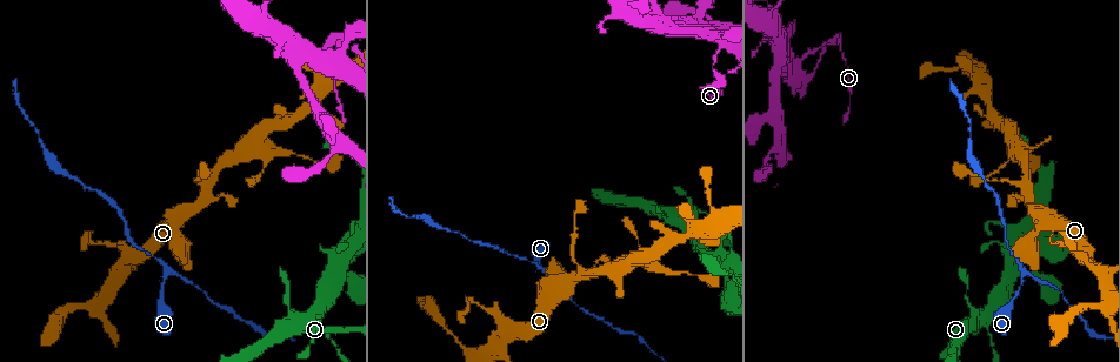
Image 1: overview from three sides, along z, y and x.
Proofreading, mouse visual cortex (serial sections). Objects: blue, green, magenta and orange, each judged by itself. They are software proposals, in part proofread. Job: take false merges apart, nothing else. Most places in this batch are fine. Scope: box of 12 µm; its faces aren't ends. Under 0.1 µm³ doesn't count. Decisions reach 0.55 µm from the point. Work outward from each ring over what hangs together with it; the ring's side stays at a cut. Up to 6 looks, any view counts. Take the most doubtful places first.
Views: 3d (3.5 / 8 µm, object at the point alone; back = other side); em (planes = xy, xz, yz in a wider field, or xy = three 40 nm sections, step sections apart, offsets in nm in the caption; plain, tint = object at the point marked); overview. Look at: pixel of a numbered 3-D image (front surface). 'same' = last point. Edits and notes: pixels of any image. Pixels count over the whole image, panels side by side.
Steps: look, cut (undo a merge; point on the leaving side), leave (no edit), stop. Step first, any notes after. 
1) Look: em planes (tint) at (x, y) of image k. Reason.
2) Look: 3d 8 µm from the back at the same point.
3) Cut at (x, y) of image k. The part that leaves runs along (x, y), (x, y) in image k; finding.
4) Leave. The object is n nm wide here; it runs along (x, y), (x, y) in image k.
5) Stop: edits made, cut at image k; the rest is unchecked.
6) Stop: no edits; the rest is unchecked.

Look: 3d 3.5 µm at (543, 269) of image 1.

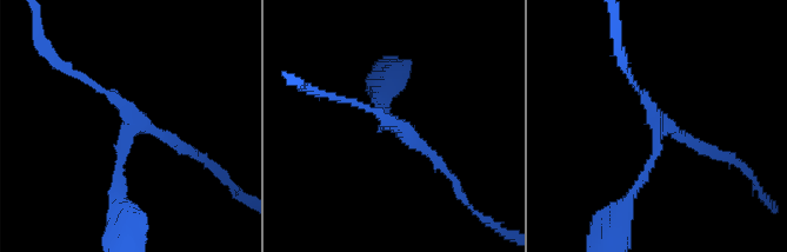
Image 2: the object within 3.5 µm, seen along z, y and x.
Look: em planes (tint) at (393, 126) of image 2.

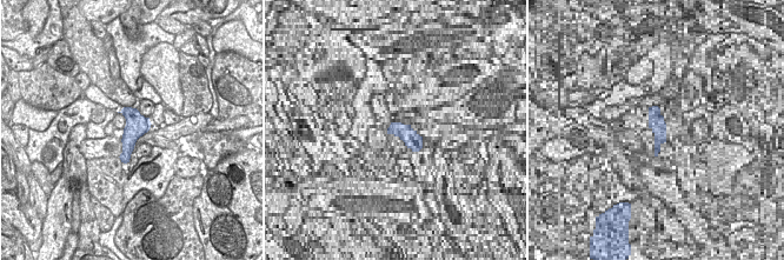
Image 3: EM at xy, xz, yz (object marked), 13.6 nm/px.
Look: em xy step 3 (tint) at the same point.

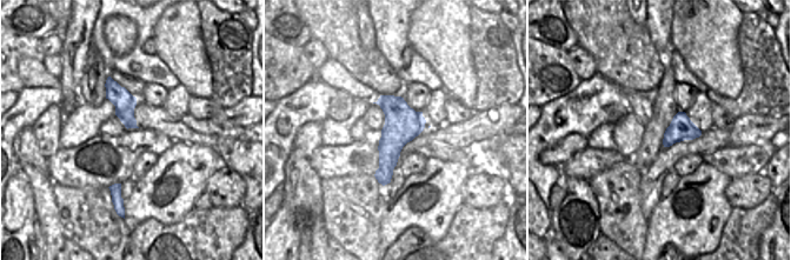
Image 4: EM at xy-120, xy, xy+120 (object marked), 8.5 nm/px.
Leave. It runs along (118, 201), (129, 115), (82, 79) in image 2; all the same cell.

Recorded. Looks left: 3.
Look: 3d 3.5 µm from the back at (794, 66) of image 1. Sharp bend.

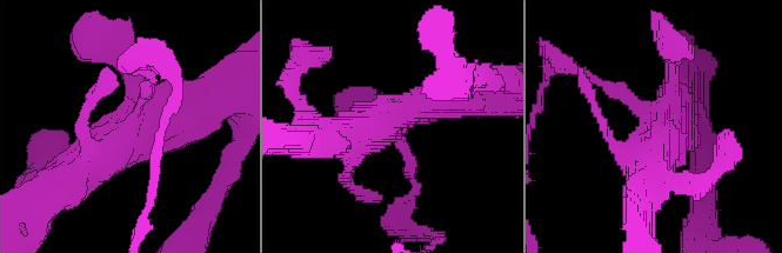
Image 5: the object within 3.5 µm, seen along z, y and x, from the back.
Look: em xy step 3 (tint) at (135, 119) of image 5. Need the tissue.

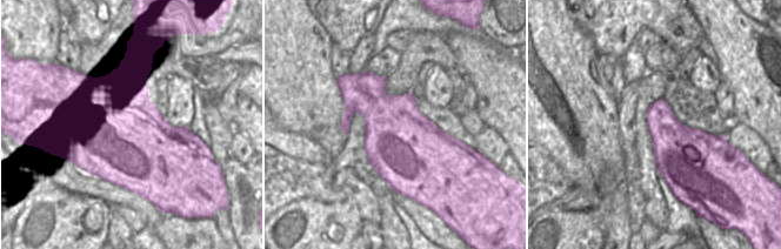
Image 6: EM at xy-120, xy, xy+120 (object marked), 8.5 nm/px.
Leave. It runs along (416, 187), (398, 118), (463, 99) in image 5; continuous, no second cell.

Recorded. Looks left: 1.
Stop: no edits; the rest is unchecked.

